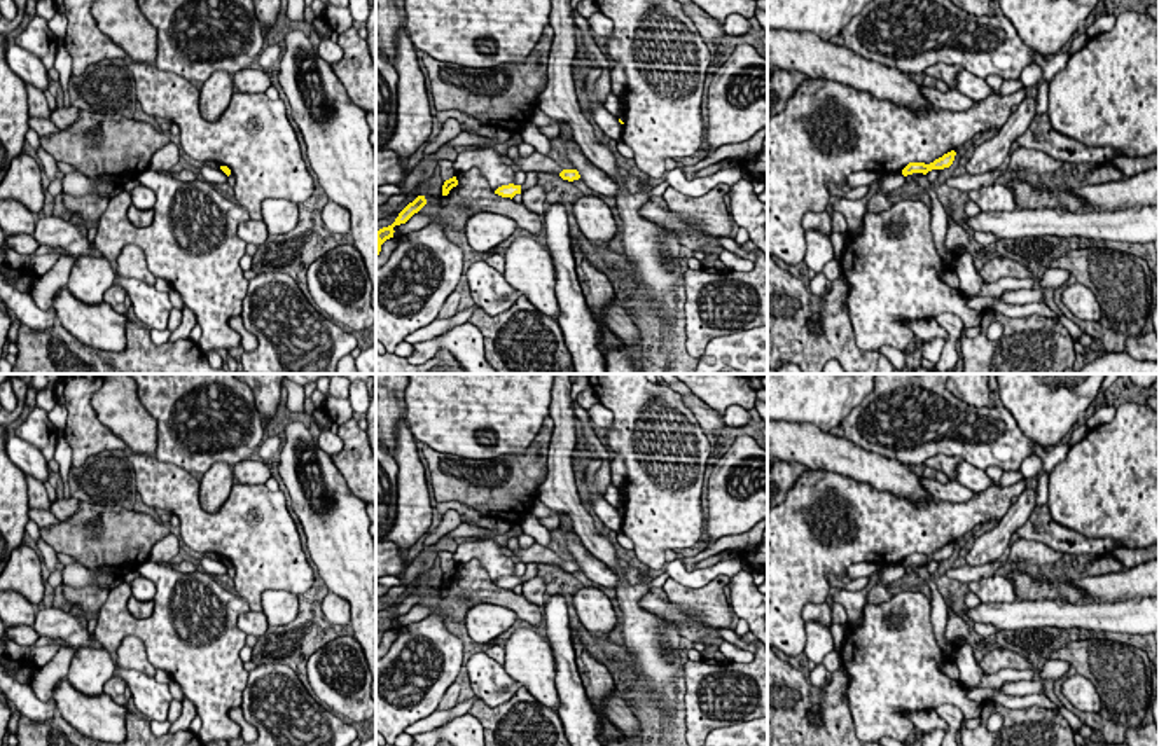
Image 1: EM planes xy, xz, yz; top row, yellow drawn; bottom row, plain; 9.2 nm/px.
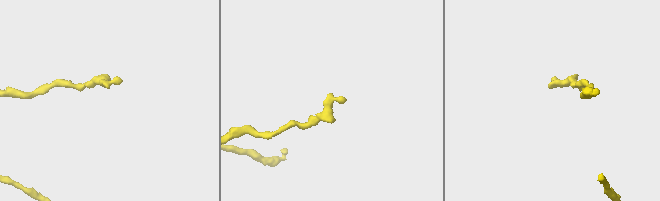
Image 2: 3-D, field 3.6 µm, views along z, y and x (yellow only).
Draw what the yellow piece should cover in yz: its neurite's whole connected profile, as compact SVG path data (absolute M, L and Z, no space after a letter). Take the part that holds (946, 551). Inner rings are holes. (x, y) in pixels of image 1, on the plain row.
M951 542L947 545L944 545L942 549L935 550L933 554L930 556L925 556L925 554L909 554L904 561L902 561L902 566L907 568L907 566L913 566L913 564L923 564L927 566L928 563L932 561L944 561L944 559L949 559L954 552L954 547L956 543Z

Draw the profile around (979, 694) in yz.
M967 688L967 697L975 702L984 702L986 699L989 699L1009 709L1026 709L1030 706L1042 706L1042 708L1056 709L1065 716L1065 720L1070 723L1070 727L1077 734L1080 727L1084 725L1077 715L1073 715L1065 706L1054 704L1045 694L1030 694L1030 695L1016 697L1016 695L1007 695L1003 690Z

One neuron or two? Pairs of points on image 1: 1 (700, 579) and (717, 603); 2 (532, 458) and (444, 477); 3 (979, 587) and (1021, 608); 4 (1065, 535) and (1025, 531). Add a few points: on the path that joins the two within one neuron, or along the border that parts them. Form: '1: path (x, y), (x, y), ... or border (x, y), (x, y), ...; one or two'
1: border (670, 577), (691, 587), (721, 575), (729, 579); two
2: path (511, 477), (465, 477); one
3: border (1016, 598), (1006, 603), (981, 603); two
4: path (1054, 535), (1035, 531); one

